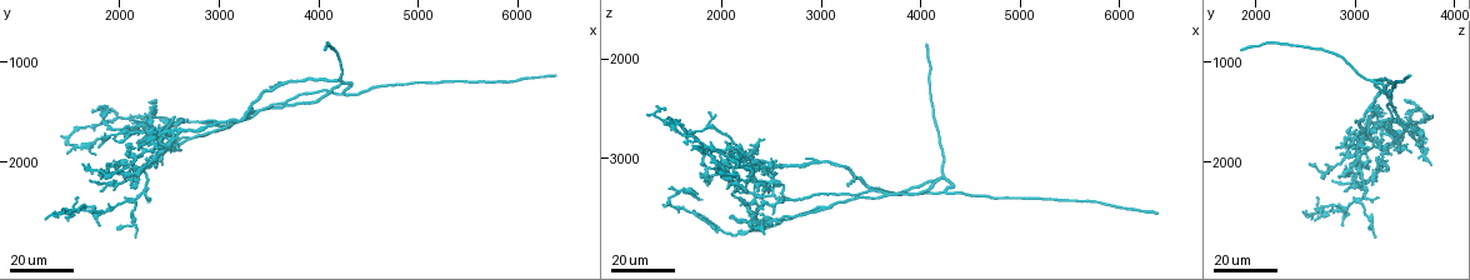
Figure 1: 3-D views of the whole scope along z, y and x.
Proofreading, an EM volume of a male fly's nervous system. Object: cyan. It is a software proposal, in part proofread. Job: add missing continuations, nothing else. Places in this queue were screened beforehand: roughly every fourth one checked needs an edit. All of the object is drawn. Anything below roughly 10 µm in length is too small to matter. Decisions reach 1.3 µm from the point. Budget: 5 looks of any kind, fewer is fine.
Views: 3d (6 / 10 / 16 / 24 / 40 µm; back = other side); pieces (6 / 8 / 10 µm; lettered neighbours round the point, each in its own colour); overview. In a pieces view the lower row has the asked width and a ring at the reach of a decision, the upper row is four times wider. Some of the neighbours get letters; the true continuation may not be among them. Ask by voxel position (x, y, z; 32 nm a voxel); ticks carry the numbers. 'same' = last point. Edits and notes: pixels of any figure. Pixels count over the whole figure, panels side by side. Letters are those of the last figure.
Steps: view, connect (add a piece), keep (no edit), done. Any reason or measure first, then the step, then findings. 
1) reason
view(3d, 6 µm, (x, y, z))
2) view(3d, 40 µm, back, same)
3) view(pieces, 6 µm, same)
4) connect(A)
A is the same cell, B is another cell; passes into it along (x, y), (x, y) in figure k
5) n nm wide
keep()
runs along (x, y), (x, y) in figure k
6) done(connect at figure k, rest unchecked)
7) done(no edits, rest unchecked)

free end
view(3d, 24 µm, (6360, 1140, 3540))

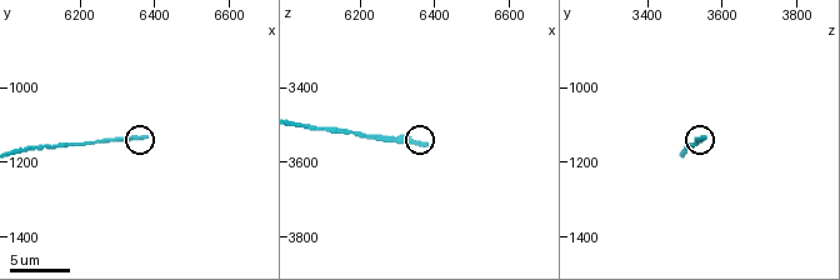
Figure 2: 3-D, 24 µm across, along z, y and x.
view(pieces, 6 µm, (6380, 1140, 3550))

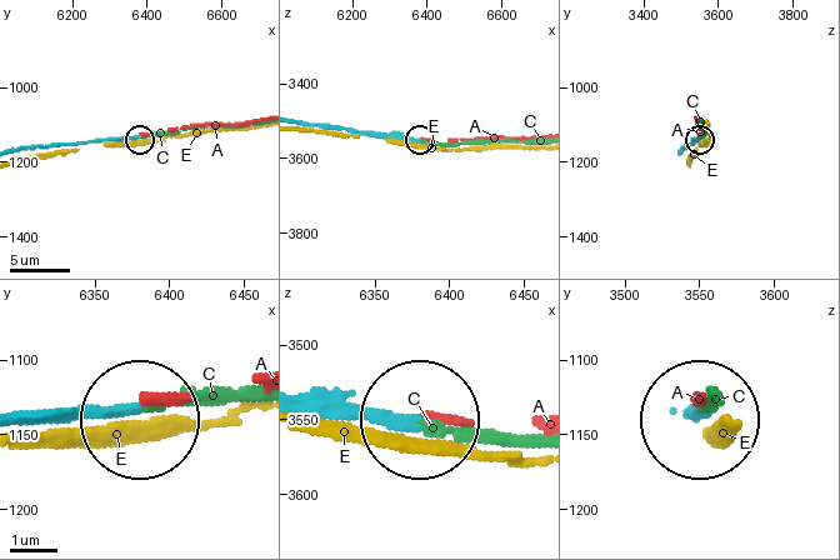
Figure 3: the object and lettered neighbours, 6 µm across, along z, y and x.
connect(C)
C is the same cell, A and E are other cells; passes into it along (385, 134), (433, 143), (536, 143) in figure 3; the cell continues

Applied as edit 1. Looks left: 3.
end of a long branch
view(3d, 24 µm, (2340, 1400, 3480))

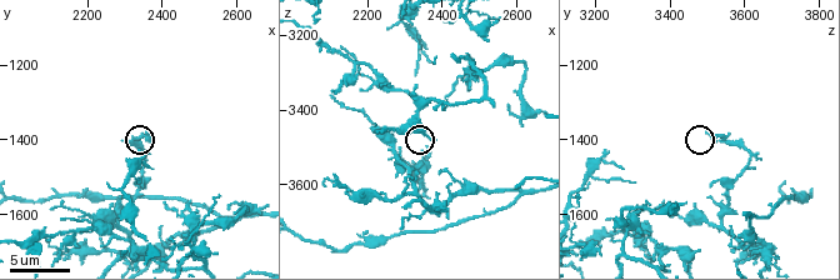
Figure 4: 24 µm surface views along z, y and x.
view(pieces, 10 µm, (2360, 1380, 3510))

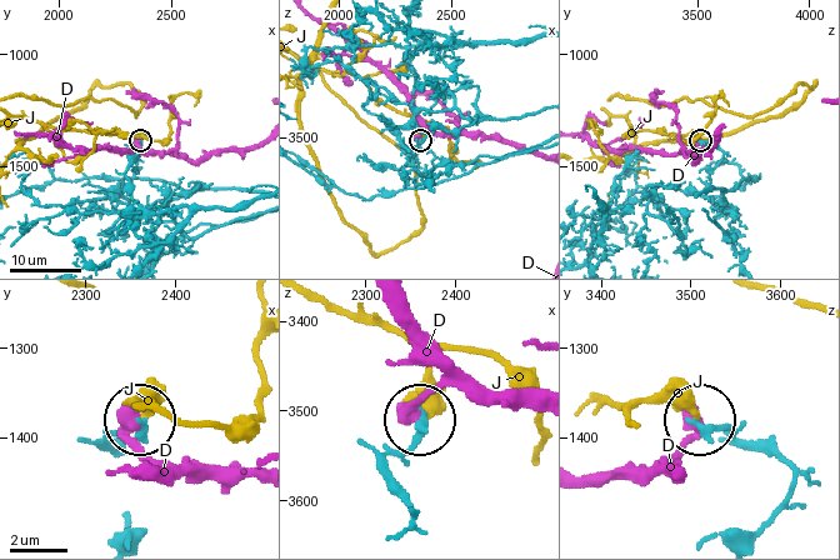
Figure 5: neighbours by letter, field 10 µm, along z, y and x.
220 nm wide
keep()
D and J are other cells; none of them fits

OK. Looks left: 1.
done(connect at figure 3, rest unchecked)

